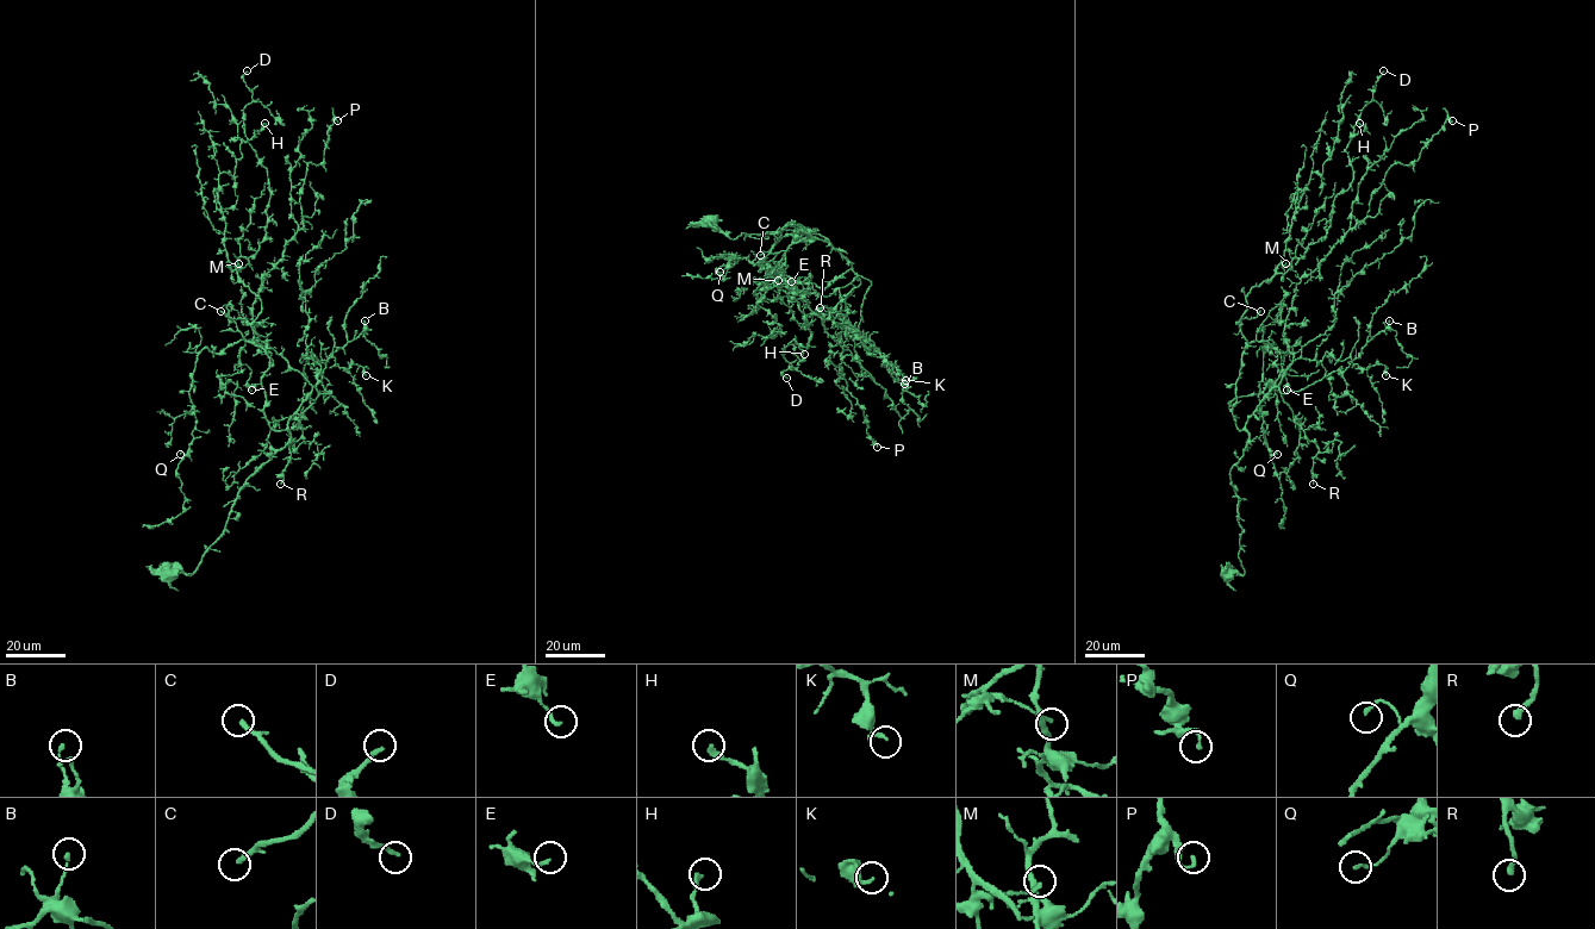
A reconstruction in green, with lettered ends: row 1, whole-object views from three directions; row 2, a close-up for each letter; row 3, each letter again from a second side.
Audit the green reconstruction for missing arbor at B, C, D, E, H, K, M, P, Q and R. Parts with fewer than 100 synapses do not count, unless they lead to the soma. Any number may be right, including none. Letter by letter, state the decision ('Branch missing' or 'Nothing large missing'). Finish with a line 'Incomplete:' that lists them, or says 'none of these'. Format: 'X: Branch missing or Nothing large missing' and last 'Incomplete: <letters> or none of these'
B: Nothing large missing
C: Branch missing
D: Nothing large missing
E: Nothing large missing
H: Nothing large missing
K: Nothing large missing
M: Nothing large missing
P: Nothing large missing
Q: Nothing large missing
R: Nothing large missing
Incomplete: C

